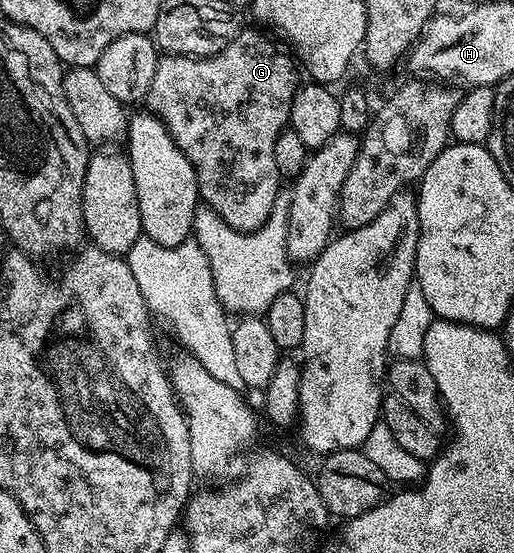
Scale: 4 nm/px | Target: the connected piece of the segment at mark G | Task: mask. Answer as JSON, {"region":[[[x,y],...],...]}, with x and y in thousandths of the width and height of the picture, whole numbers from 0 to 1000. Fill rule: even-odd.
{"region":[[[469,52],[457,72],[407,105],[315,96],[305,107],[302,145],[294,145],[294,159],[278,181],[280,190],[290,190],[288,204],[321,226],[344,266],[372,289],[383,313],[389,363],[409,373],[444,409],[475,423],[492,421],[516,403],[539,353],[549,349],[551,324],[543,304],[535,304],[535,253],[562,228],[566,188],[582,161],[582,119],[572,99],[553,98],[521,69],[521,60],[500,54]]]}

